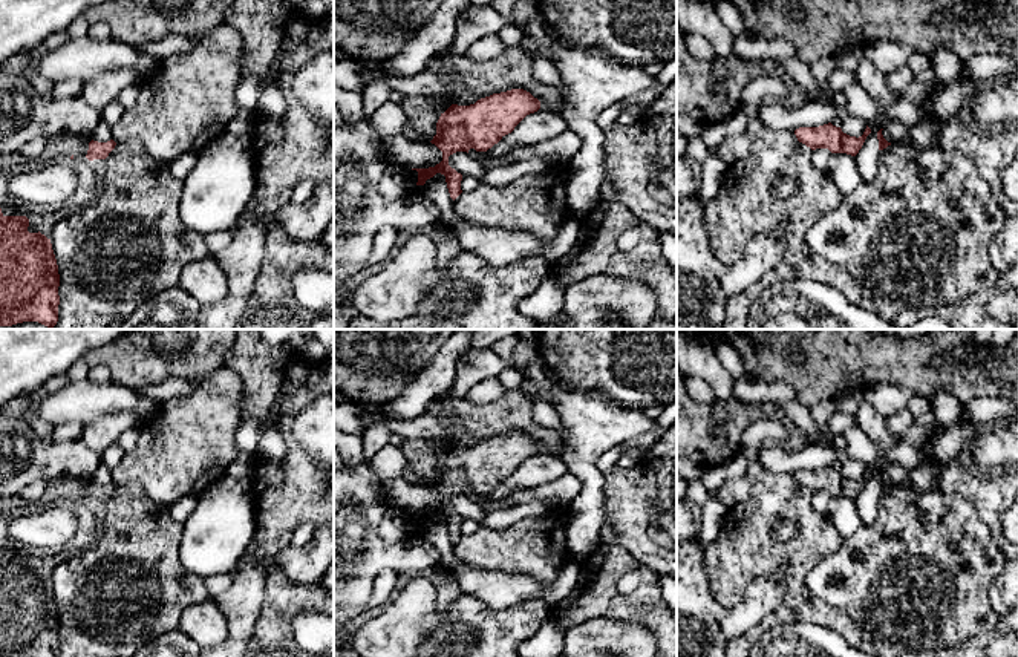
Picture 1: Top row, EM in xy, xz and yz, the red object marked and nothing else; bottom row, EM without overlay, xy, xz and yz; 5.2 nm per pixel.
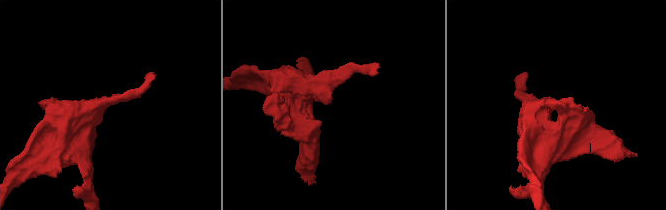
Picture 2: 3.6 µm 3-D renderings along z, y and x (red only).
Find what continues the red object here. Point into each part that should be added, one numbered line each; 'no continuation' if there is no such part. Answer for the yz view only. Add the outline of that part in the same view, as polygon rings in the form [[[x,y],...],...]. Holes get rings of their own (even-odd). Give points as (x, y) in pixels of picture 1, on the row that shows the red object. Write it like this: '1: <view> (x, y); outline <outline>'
no continuation

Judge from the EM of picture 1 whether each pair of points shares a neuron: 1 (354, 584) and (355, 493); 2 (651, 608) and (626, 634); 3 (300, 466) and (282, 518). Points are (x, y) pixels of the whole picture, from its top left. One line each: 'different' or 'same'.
1: same
2: different
3: same

